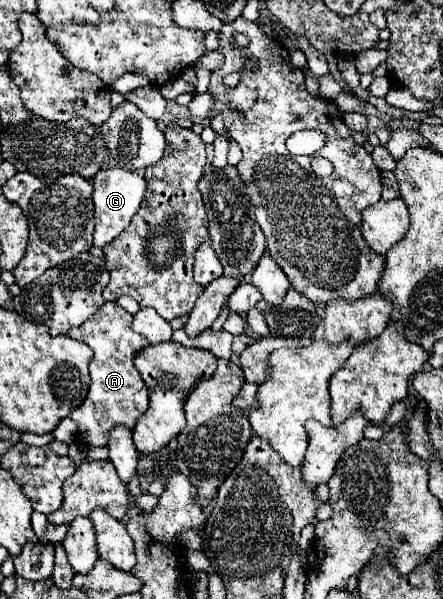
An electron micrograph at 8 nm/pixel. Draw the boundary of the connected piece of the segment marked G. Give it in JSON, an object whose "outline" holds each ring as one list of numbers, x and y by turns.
{"outline":[[111,167,99,171,93,179,93,203,95,203,95,247,105,247,115,237,119,237,127,225,131,223,133,215,137,213,143,195,145,195,145,179,133,171,125,171,121,167]]}

